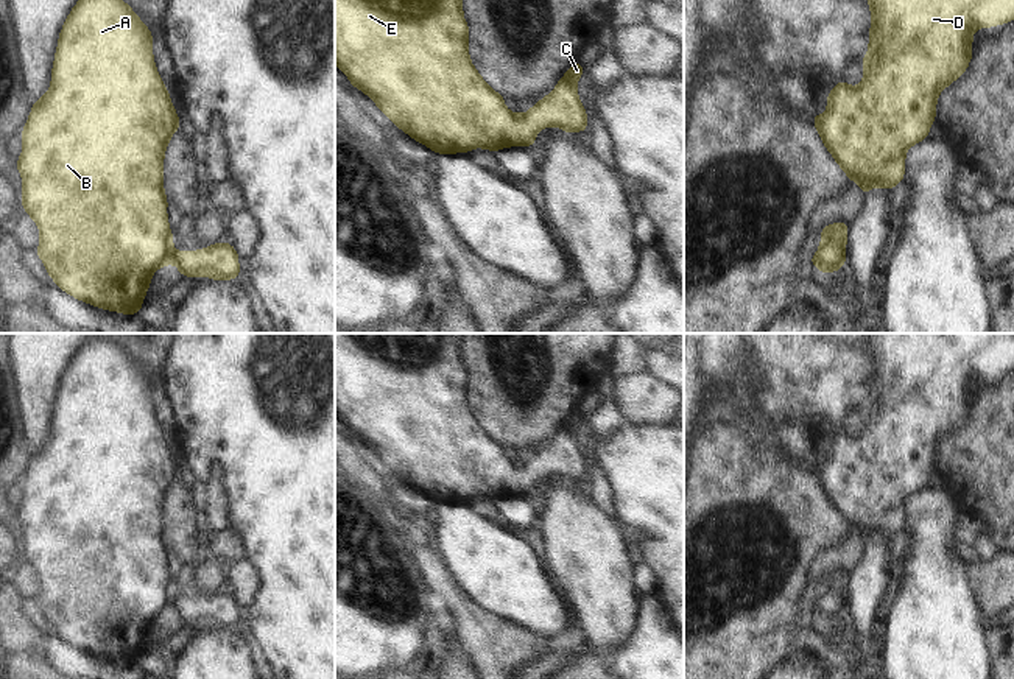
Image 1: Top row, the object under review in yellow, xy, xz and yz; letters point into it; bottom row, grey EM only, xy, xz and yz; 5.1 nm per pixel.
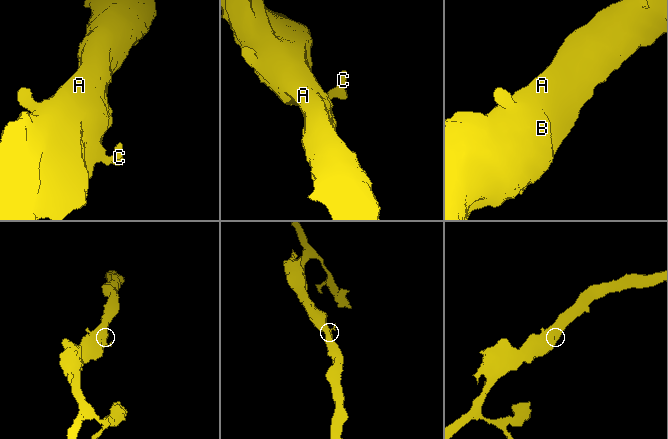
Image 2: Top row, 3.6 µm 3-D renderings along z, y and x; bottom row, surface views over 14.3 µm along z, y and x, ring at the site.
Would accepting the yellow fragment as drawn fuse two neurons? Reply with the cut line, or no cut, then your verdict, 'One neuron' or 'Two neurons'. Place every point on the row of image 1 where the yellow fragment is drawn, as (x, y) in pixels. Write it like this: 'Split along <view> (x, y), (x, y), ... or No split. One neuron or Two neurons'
No split. One neuron

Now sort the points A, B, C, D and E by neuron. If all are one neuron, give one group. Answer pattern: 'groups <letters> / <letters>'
groups A B C D E

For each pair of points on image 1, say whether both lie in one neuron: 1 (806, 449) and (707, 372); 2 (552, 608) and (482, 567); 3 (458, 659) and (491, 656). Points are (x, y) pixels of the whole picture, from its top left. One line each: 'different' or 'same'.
1: same
2: same
3: different

